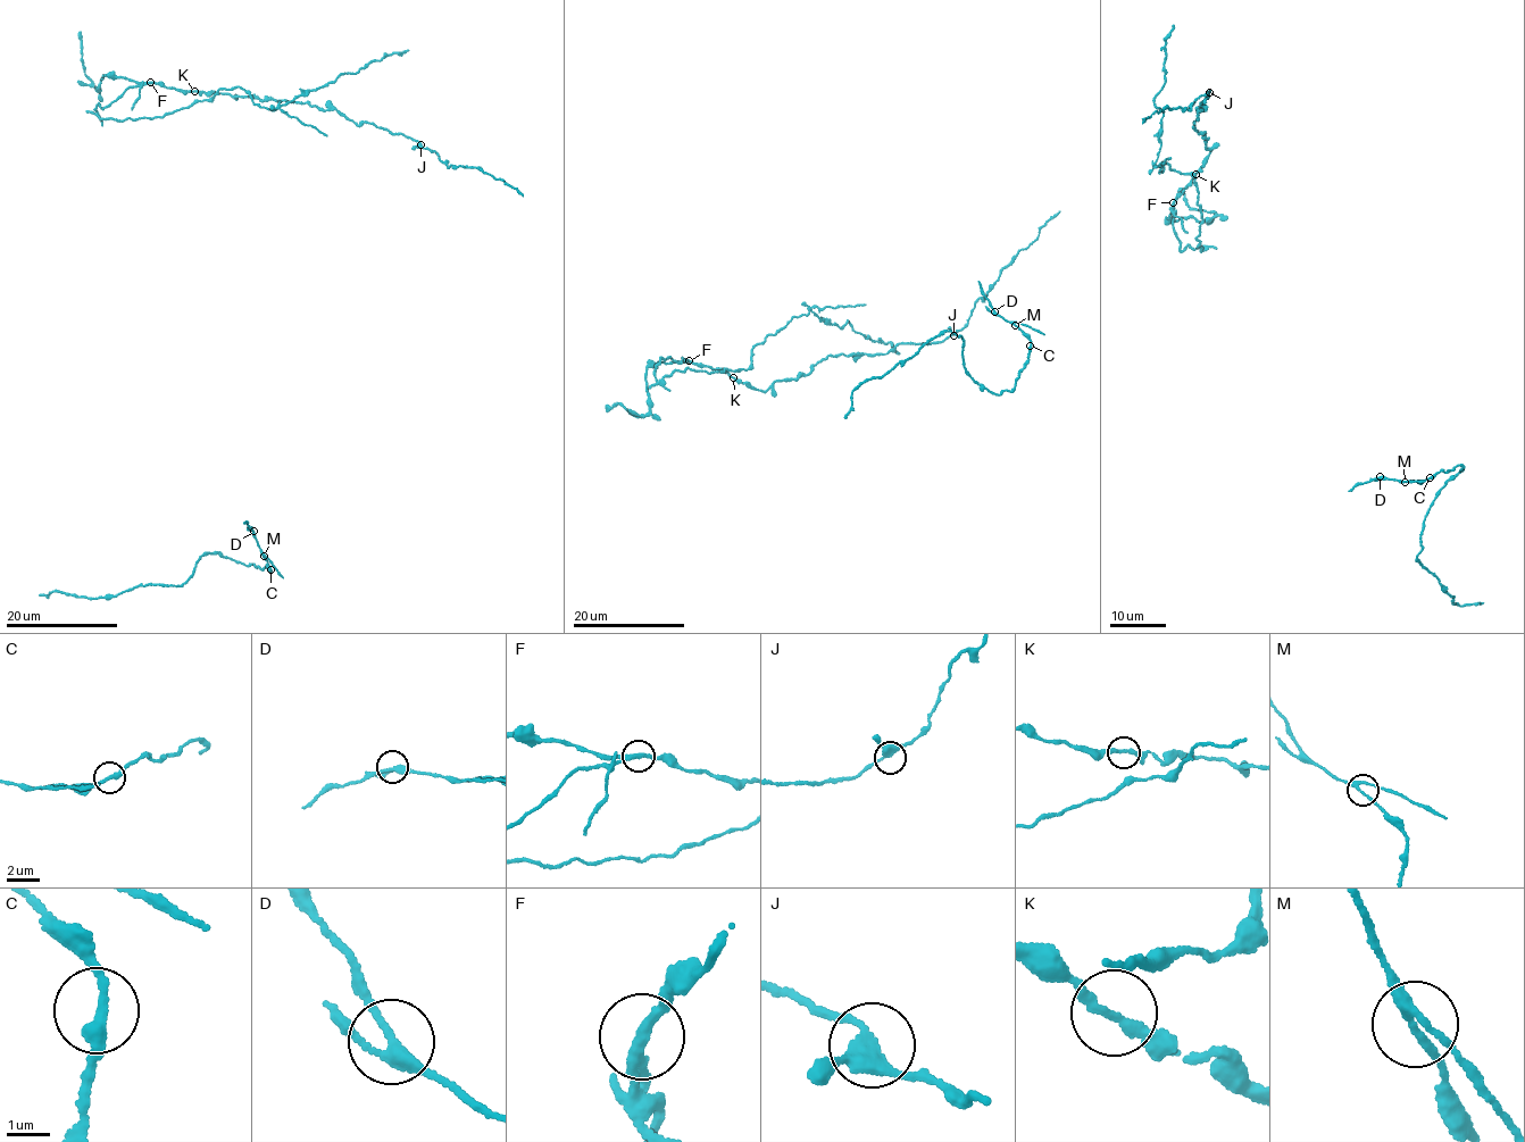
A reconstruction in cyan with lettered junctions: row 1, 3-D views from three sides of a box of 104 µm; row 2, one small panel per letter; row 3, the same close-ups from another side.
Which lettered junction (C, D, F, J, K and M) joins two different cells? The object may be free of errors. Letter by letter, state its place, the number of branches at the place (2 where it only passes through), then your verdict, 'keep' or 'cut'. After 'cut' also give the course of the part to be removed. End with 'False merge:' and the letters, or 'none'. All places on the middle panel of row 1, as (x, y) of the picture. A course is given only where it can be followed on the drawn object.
C: place (1030, 346); branches 2; keep
D: place (994, 311); branches 3; keep
F: place (689, 360); branches 3; cut; course (690, 360), (660, 358), (656, 380), (688, 367), (746, 369), (751, 349), (809, 309), (899, 352)
J: place (953, 335); branches 3; keep
K: place (733, 377); branches 2; keep
M: place (1015, 325); branches 3; keep
False merge: F

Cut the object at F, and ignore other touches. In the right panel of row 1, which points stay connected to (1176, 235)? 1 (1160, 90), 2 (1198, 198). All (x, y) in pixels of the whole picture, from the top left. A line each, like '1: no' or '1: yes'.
1: yes
2: yes

